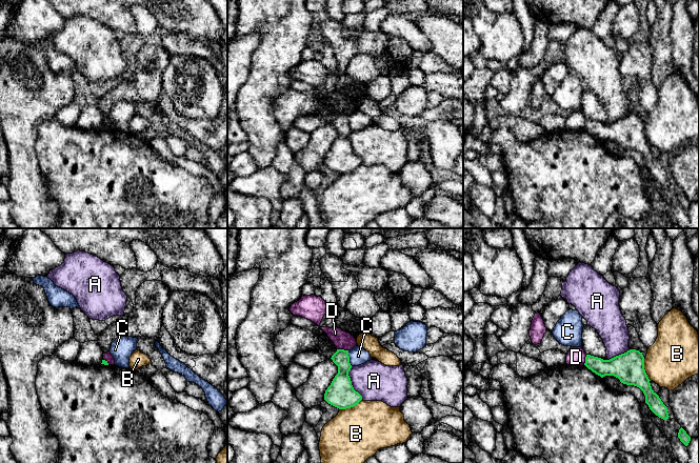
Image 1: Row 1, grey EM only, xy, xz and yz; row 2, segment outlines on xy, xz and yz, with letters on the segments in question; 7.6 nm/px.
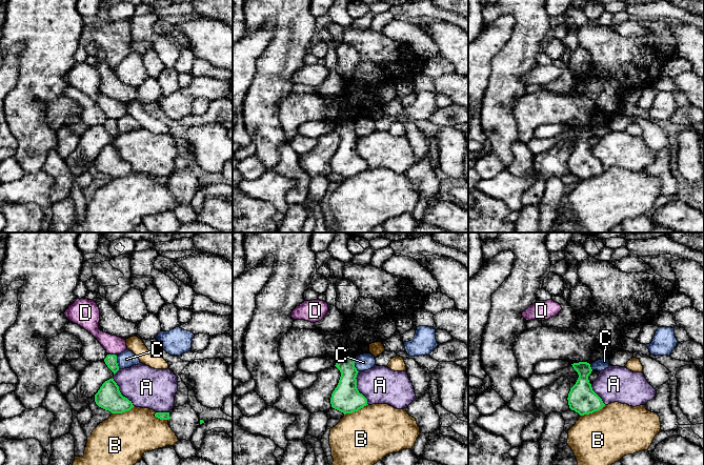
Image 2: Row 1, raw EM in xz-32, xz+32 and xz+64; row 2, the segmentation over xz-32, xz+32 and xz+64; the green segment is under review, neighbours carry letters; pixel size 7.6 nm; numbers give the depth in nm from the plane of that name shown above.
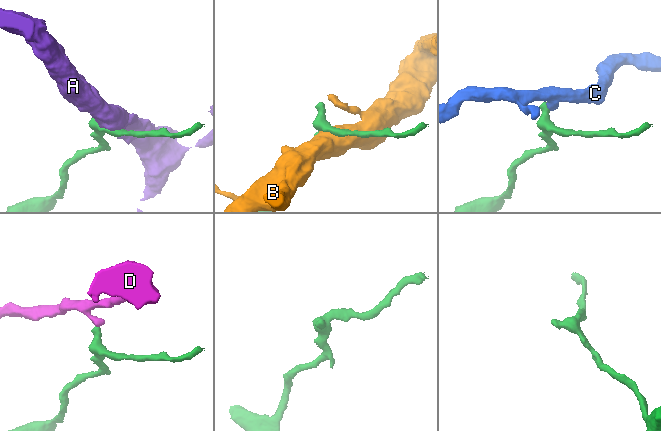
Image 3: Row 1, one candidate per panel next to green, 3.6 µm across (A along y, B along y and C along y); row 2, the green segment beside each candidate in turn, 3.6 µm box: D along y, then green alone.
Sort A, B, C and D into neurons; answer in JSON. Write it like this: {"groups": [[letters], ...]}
{"groups": [["A"], ["B"], ["C"], ["D"]]}

